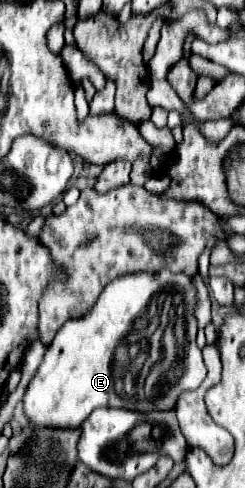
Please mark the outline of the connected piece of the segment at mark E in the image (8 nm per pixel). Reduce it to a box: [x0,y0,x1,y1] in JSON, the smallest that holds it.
[24,270,206,428]

